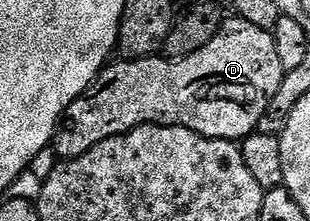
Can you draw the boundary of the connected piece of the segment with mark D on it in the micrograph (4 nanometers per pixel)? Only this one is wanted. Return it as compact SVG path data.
M238 18L224 19L223 28L215 35L213 42L197 50L197 54L178 58L164 58L156 54L146 56L144 60L123 58L118 62L120 64L108 63L85 94L78 96L65 110L53 141L53 152L55 148L60 161L77 158L93 150L93 146L102 140L120 136L142 124L168 124L188 128L214 140L242 141L243 137L258 129L261 114L265 114L273 94L277 94L277 86L281 86L284 74L281 58L277 58L274 35L253 26L253 22Z

